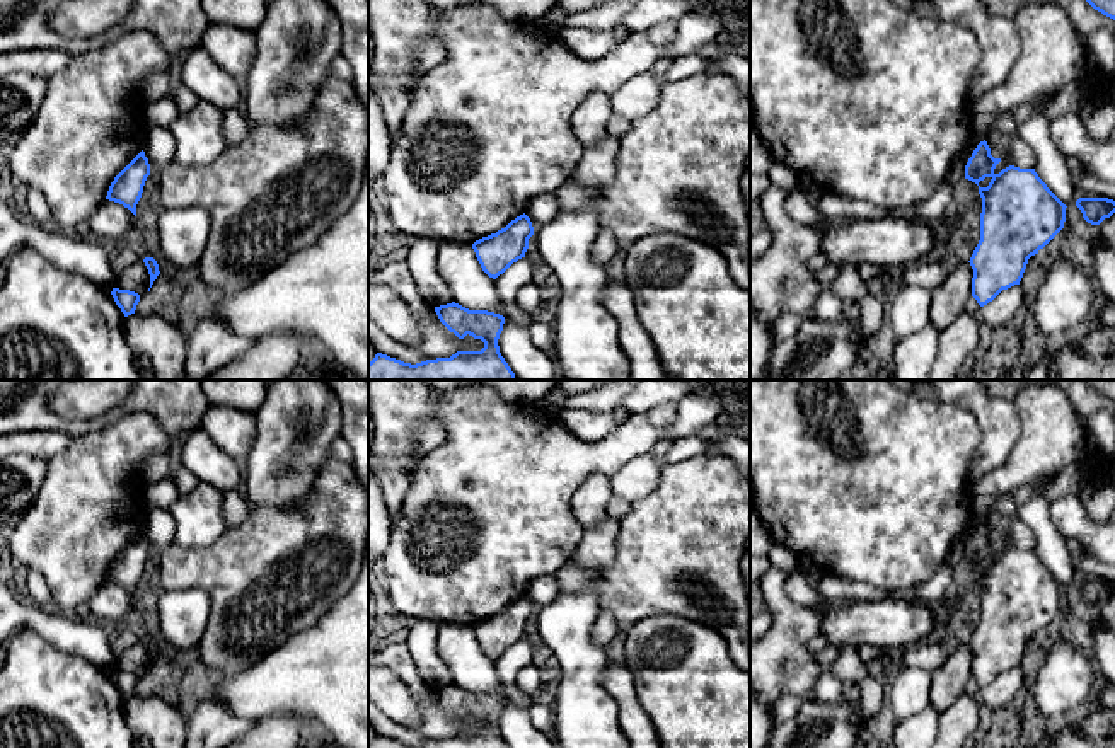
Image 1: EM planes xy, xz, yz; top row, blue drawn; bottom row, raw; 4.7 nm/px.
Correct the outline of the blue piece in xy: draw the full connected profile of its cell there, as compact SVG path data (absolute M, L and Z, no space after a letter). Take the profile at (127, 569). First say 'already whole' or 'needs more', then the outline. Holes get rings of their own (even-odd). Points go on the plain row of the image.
already whole | M142 532L111 564L106 581L128 590L136 598L136 586L150 557L150 545Z

